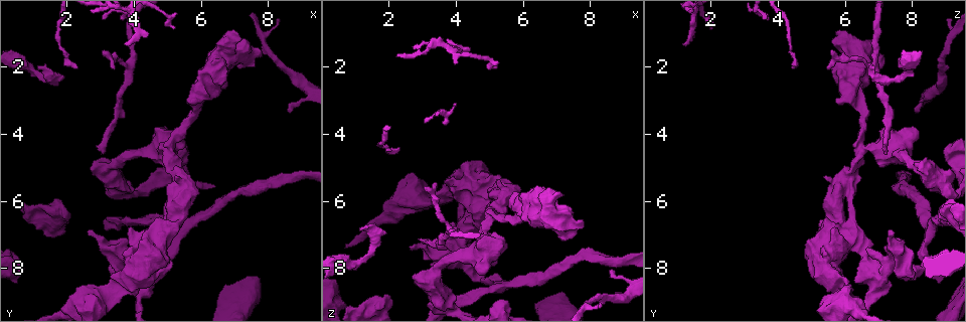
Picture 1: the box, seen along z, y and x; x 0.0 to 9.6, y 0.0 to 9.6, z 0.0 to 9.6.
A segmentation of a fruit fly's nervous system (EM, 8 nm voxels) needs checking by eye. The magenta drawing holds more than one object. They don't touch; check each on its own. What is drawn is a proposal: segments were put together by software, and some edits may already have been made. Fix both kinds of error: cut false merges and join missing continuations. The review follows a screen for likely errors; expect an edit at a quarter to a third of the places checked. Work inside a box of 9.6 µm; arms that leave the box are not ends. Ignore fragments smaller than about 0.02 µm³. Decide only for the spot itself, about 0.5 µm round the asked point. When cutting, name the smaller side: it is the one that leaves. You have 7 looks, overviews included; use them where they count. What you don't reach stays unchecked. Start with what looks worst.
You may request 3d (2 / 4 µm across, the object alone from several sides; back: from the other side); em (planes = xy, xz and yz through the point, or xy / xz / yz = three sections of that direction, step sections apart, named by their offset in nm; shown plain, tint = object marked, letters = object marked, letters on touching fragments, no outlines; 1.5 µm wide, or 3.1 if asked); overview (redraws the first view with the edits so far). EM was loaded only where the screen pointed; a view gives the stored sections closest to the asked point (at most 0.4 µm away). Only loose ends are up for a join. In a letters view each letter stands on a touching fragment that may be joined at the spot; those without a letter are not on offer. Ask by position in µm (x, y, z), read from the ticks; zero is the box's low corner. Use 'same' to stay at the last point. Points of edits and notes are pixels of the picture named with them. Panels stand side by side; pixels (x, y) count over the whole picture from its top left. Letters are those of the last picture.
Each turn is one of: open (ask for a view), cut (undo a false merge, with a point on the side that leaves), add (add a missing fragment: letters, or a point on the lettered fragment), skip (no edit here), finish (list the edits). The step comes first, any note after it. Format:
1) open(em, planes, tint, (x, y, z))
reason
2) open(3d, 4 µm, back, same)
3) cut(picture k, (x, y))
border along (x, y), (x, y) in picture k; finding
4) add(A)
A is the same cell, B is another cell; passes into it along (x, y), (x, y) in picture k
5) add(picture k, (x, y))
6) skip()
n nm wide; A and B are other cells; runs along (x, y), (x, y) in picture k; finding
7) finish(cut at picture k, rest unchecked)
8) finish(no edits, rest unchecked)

open(em, xz, step 4, letters, (3.05, 4.55, 7.15))

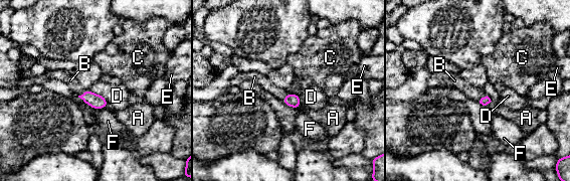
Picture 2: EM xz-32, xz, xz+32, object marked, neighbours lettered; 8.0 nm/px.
open(em, planes, letters, same)
another direction

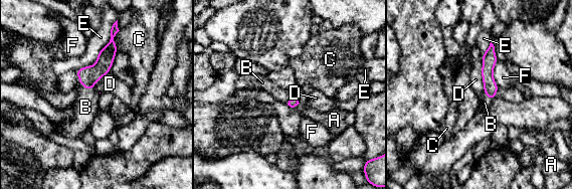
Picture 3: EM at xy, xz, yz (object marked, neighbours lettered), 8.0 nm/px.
add(B)
E touches over 320 nm; B is the same cell, A, C, D, E and F are other cells; passes into it along (88, 75), (86, 88), (85, 107) in picture 3; it goes on there

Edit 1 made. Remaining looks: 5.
open(overview)

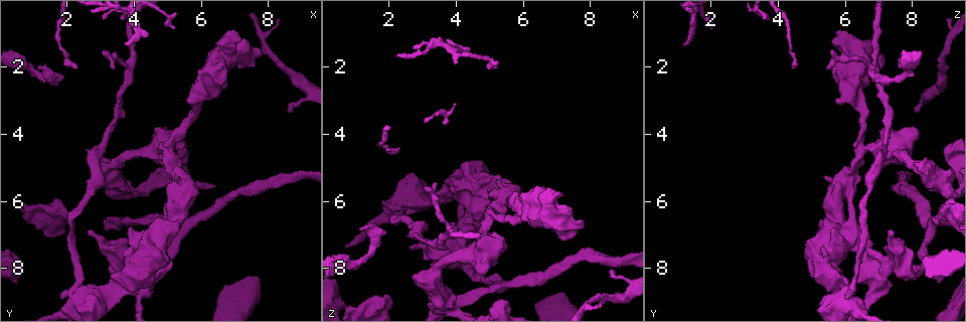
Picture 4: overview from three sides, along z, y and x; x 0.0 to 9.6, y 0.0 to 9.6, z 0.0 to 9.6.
open(3d, 2 µm, (3.75, 1.35, 1.20))
tapers out

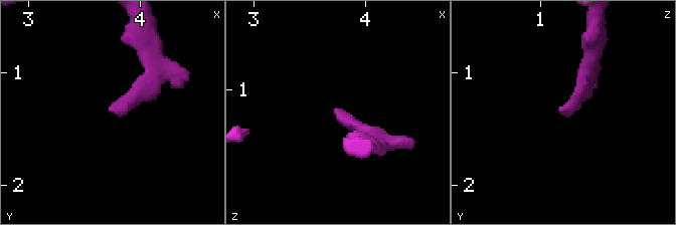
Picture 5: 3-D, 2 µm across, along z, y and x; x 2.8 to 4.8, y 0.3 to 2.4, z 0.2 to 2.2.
open(em, planes, letters, (3.72, 1.34, 1.18))
shape alone is not enough

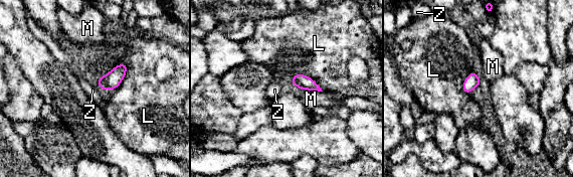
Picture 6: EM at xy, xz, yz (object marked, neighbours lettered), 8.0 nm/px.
skip()
L, M and Z are other cells; border along (96, 80), (103, 92) in picture 6; none of them fits

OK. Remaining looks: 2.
open(3d, 2 µm, (8.65, 3.35, 8.10))
an open end

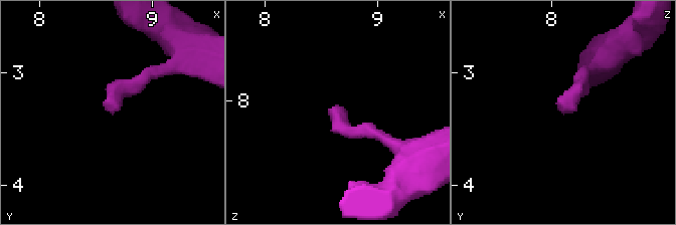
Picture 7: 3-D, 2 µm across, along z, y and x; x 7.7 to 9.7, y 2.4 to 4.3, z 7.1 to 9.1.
open(em, planes, letters, (8.62, 3.32, 8.08))

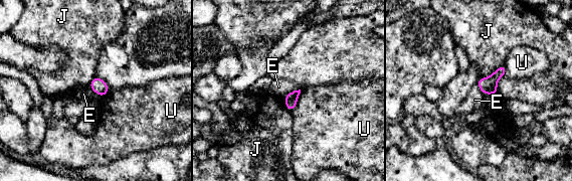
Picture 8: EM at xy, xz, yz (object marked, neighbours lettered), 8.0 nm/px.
skip()
100 nm wide; E, J and U are other cells; border along (300, 88), (291, 91), (284, 96) in picture 8; no lettered fragment goes on from it

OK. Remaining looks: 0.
finish(add at picture 3, rest unchecked)

